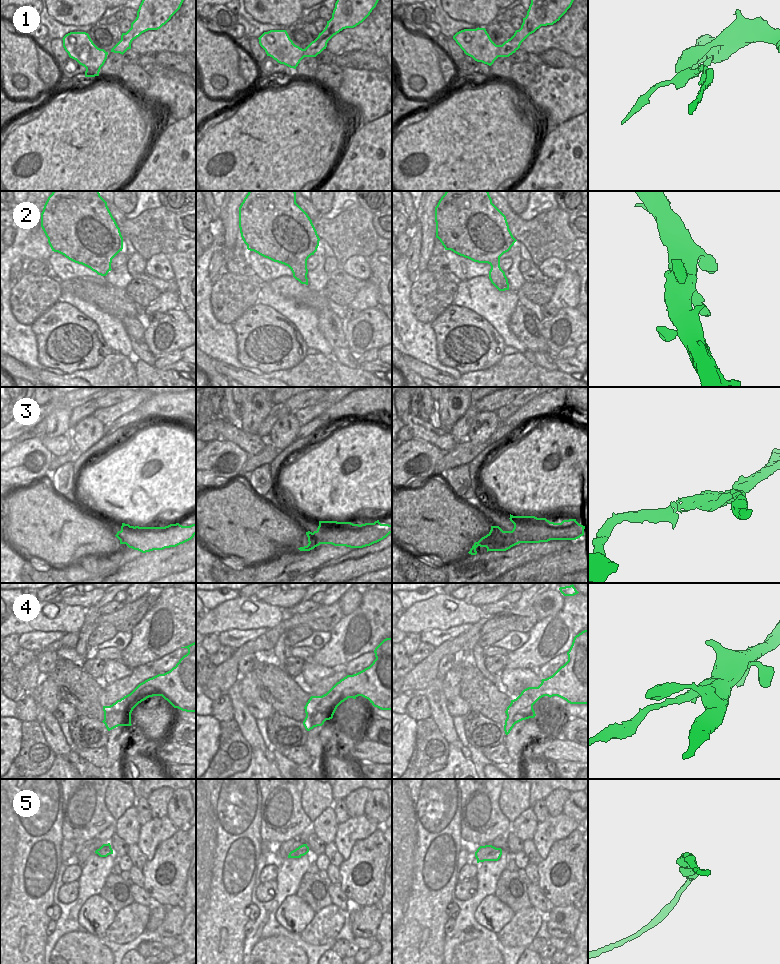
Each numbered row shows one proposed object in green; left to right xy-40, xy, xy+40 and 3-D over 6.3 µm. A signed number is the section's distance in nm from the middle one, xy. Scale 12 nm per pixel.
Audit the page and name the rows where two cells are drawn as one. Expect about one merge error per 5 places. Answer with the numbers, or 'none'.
3, 4

